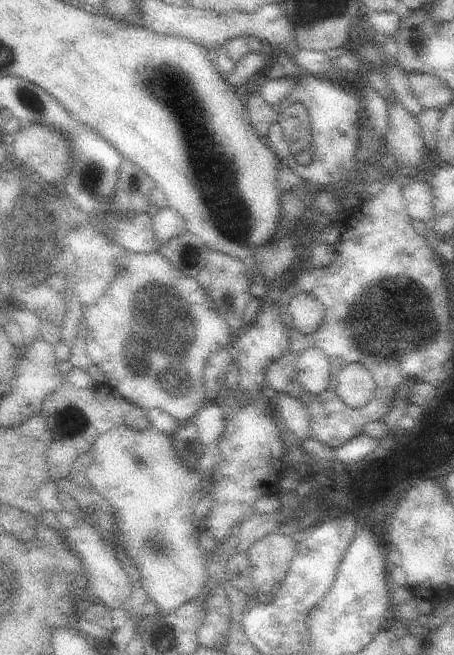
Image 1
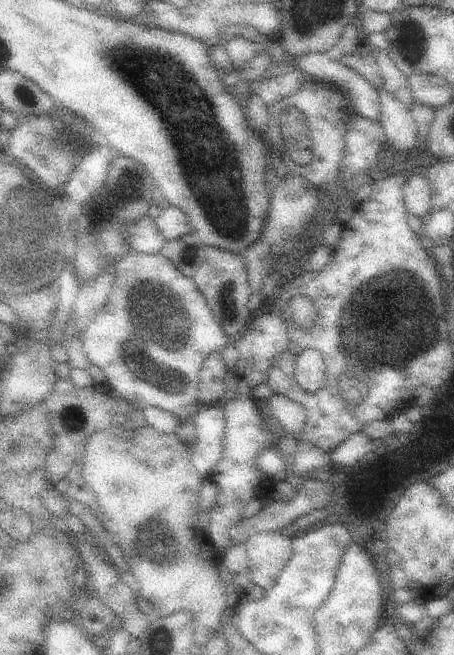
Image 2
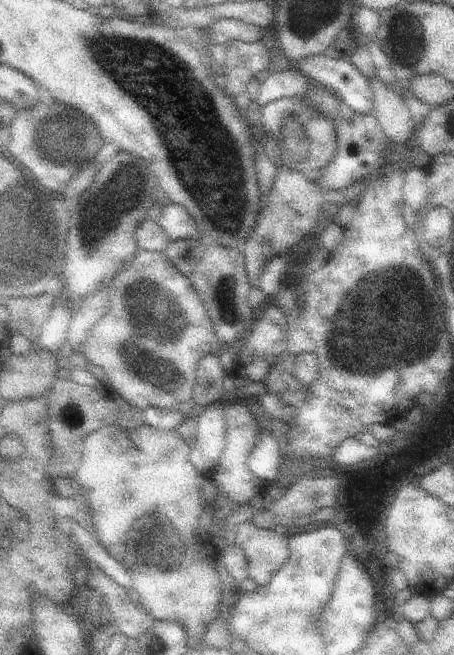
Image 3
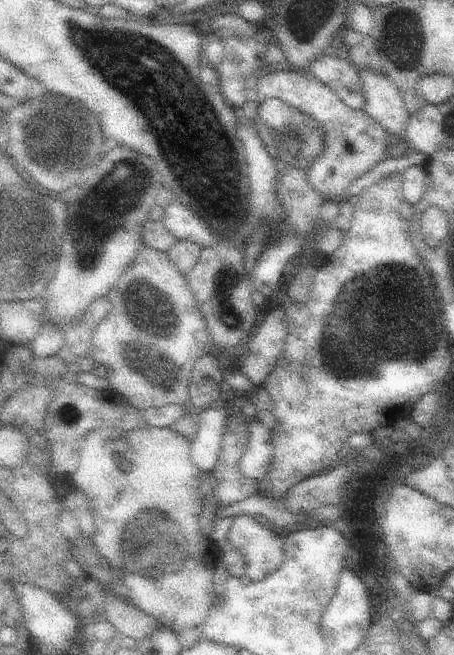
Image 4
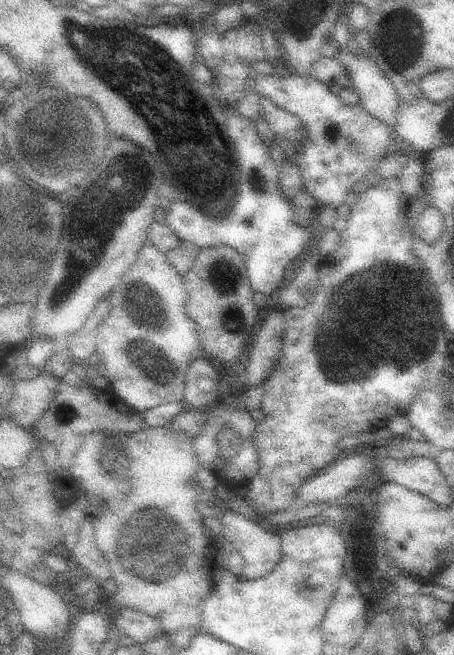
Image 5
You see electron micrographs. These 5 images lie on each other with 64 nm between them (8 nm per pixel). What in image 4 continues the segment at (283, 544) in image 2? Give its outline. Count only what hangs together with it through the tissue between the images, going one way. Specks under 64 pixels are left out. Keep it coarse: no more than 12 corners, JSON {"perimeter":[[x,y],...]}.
{"perimeter":[[233,516],[223,544],[239,550],[251,580],[285,560],[283,538]]}

